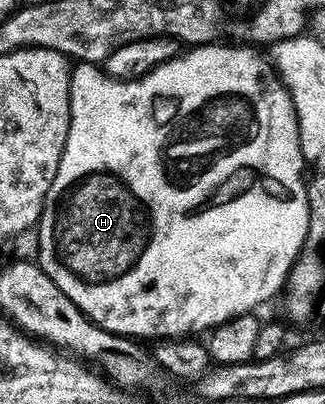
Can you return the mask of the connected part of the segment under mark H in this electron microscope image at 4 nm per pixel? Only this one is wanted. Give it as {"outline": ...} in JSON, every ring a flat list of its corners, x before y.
{"outline":[[223,41,195,45,190,49,184,50,176,59,170,59,161,65,157,65,148,75,142,75,140,79,114,79,112,75,107,74,103,70,102,66,82,61,74,64,71,73,71,120,69,121,69,133,65,141,65,149,61,153,61,165,57,165,57,173,49,185,49,193,45,197,43,211,39,214,39,222,37,224,37,232,39,231,39,256,37,256,37,262,40,269,51,278,53,285,57,285,57,289,61,289,61,293,65,293,65,297,69,297,69,301,73,301,73,305,77,305,77,309,81,309,84,315,92,323,96,323,103,331,108,331,114,335,134,337,139,341,147,341,143,339,157,341,164,338,191,337,199,333,195,331,210,332,212,329,221,326,225,322,229,322,233,318,237,318,239,315,254,312,257,309,254,307,259,307,262,303,269,302,278,291,280,294,284,290,290,276,291,268,295,266,299,258,299,252,303,250,307,242,307,230,309,229,308,180,306,178,303,179,305,164,303,162,303,154,301,153,299,122,297,121,295,105,291,100,291,93,277,74,272,60,266,54,263,54,264,56,258,55,255,52,258,50,251,45,239,46,243,47,226,47]]}

